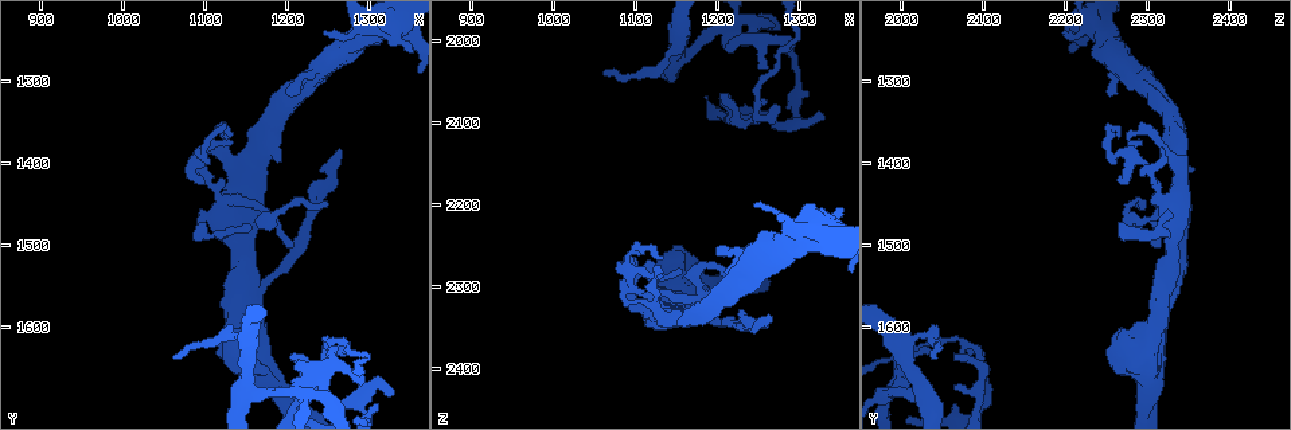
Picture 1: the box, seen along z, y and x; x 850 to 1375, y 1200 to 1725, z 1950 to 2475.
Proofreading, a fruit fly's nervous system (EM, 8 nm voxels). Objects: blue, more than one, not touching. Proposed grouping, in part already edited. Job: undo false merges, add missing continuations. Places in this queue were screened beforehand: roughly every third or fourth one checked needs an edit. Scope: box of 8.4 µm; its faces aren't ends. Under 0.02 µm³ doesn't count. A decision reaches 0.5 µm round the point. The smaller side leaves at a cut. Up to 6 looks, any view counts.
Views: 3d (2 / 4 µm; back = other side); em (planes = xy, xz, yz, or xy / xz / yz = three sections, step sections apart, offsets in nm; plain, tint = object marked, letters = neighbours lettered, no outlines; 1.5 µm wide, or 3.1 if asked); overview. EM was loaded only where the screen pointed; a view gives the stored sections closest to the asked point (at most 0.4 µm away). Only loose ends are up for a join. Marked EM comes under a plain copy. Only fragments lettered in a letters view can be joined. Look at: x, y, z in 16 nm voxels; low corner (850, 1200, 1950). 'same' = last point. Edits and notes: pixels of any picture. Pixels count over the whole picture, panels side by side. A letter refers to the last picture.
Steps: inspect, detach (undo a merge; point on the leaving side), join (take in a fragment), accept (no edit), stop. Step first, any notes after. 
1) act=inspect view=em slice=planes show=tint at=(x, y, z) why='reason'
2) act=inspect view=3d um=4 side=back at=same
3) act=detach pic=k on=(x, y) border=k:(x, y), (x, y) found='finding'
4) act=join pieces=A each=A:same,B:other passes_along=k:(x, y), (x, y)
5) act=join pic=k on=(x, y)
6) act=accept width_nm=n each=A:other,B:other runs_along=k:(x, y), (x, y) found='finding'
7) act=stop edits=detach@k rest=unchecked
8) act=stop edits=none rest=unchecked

act=inspect view=3d um=4 at=(1295, 1635, 1995) why='sharp bend'

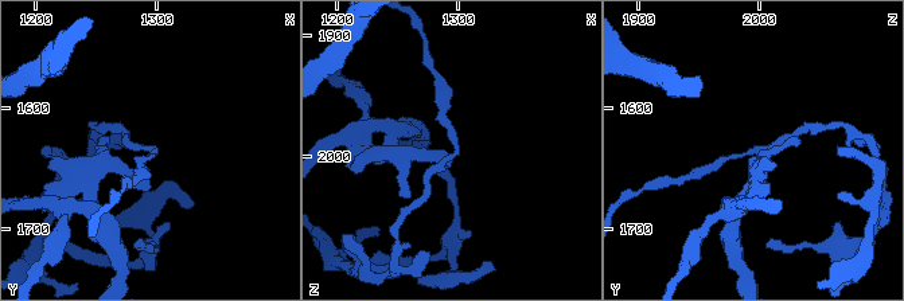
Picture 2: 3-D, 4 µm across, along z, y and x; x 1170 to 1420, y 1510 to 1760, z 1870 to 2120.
act=inspect view=em slice=yz step=4 show=tint at=(1296, 1634, 1998) why='need the tissue'

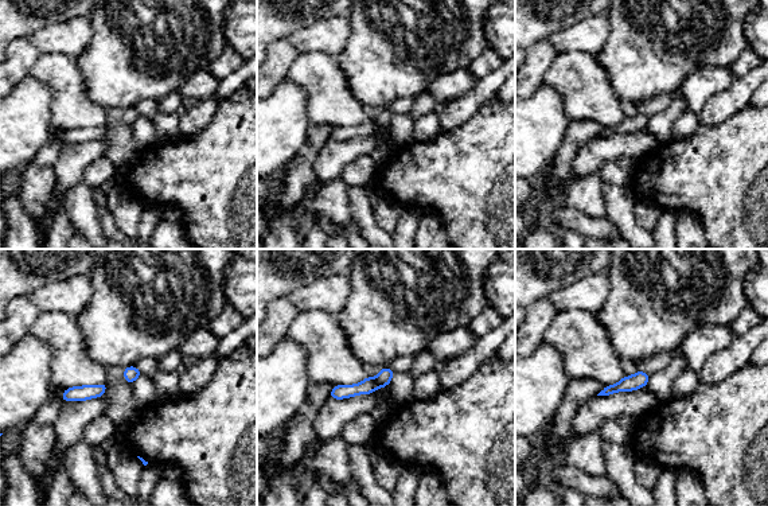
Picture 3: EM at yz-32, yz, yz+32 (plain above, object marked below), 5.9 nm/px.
act=inspect view=em slice=planes show=letters at=same

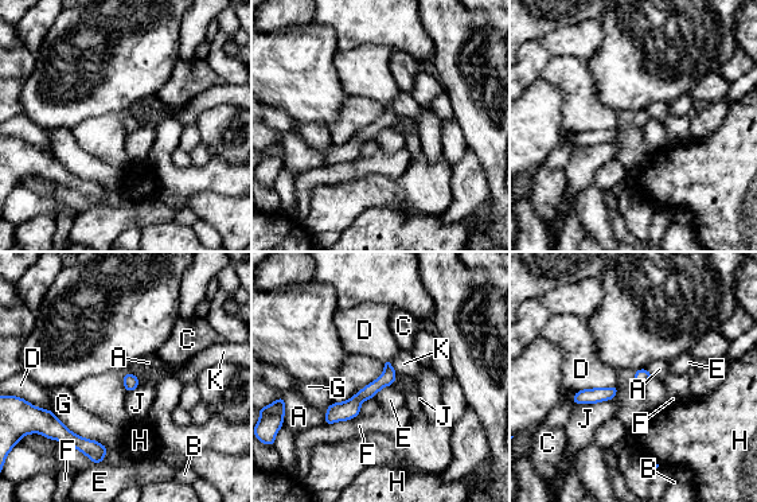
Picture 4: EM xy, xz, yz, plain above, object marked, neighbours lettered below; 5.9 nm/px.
act=accept longest_contact=G:420nm each=A:other,B:other,C:other,D:other,E:other,F:other,G:other,H:other,J:other,K:other found='one neuron here'

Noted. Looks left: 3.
act=inspect view=3d um=2 at=(1065, 1640, 2040)

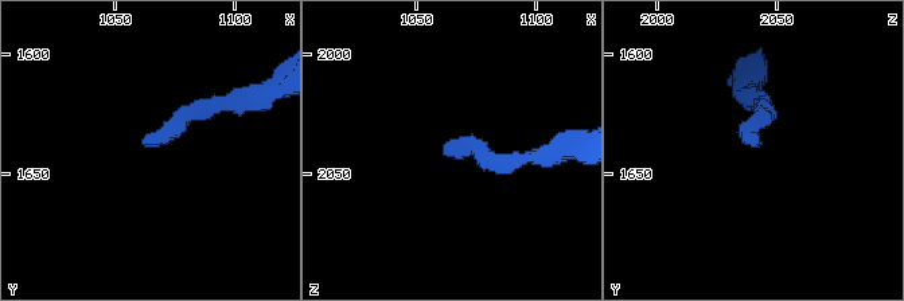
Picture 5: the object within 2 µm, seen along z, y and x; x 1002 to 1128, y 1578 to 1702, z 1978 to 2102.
act=inspect view=em slice=xz step=8 show=tint at=(1062, 1637, 2042) why='shape alone is not enough'

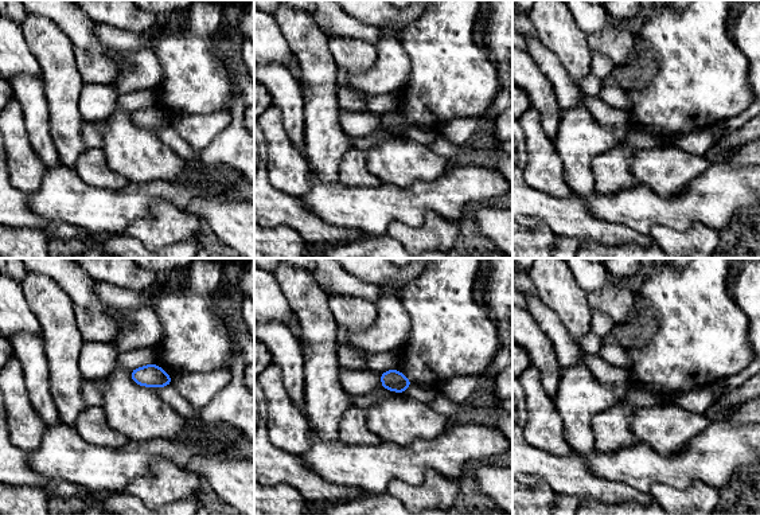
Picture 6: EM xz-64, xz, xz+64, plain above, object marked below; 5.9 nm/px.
act=inspect view=em slice=planes show=letters at=same why='cut it another way'

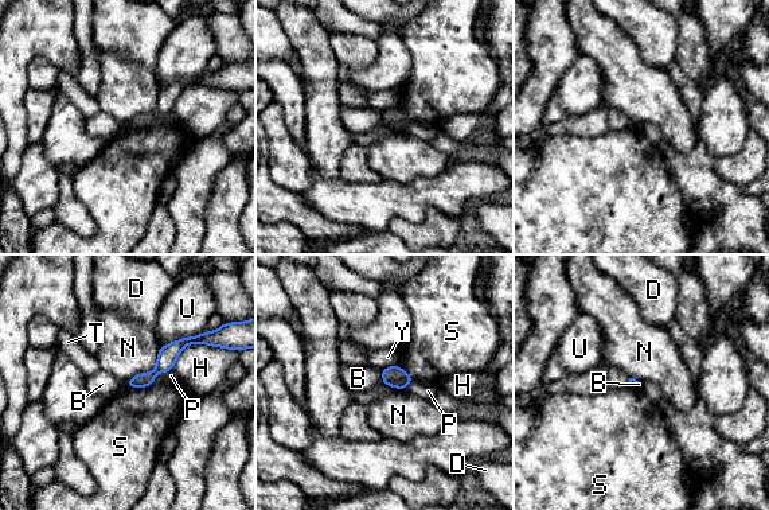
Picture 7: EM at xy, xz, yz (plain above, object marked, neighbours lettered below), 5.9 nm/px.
act=accept each=B:other,D:other,H:other,N:other,P:other,S:other,T:other,U:other,Y:other found='no lettered fragment goes on from it'

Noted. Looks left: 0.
act=stop edits=none rest=unchecked

